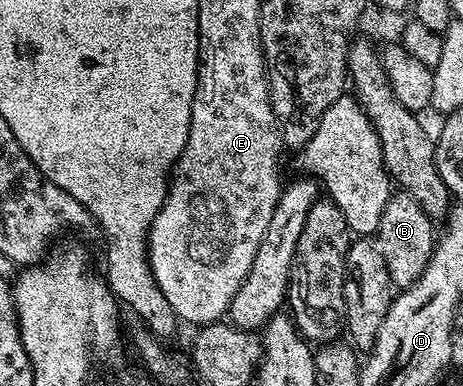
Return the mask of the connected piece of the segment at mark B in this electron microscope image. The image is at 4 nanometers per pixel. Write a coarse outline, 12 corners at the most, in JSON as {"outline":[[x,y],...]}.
{"outline":[[392,193],[377,245],[392,287],[411,286],[435,251],[433,220]]}

